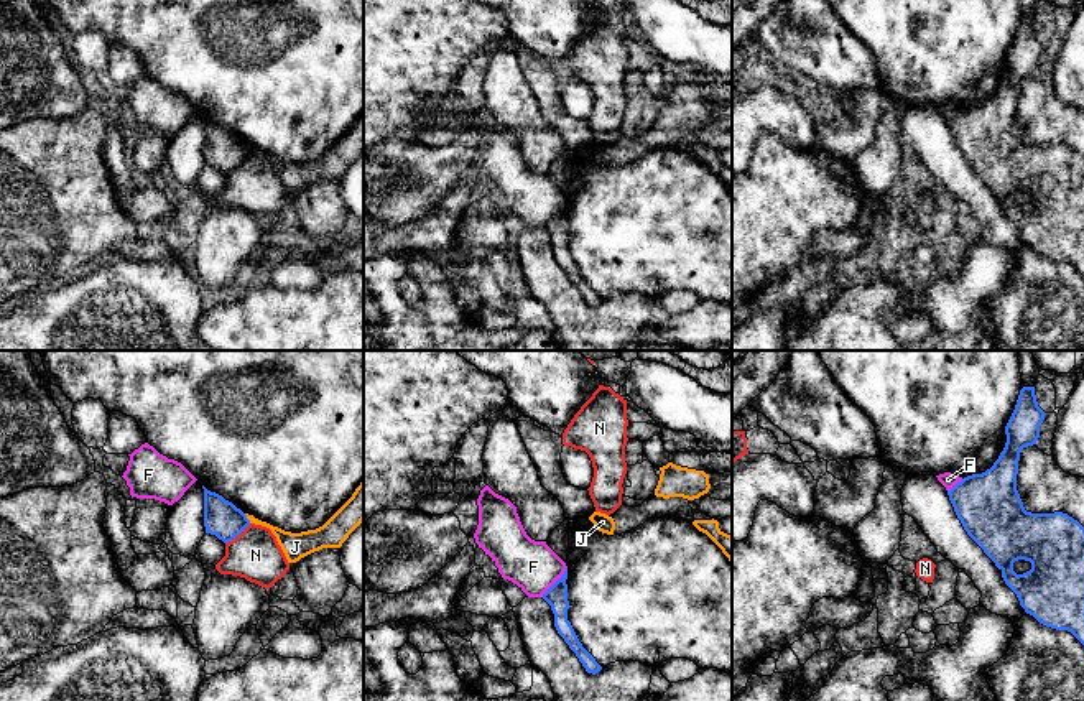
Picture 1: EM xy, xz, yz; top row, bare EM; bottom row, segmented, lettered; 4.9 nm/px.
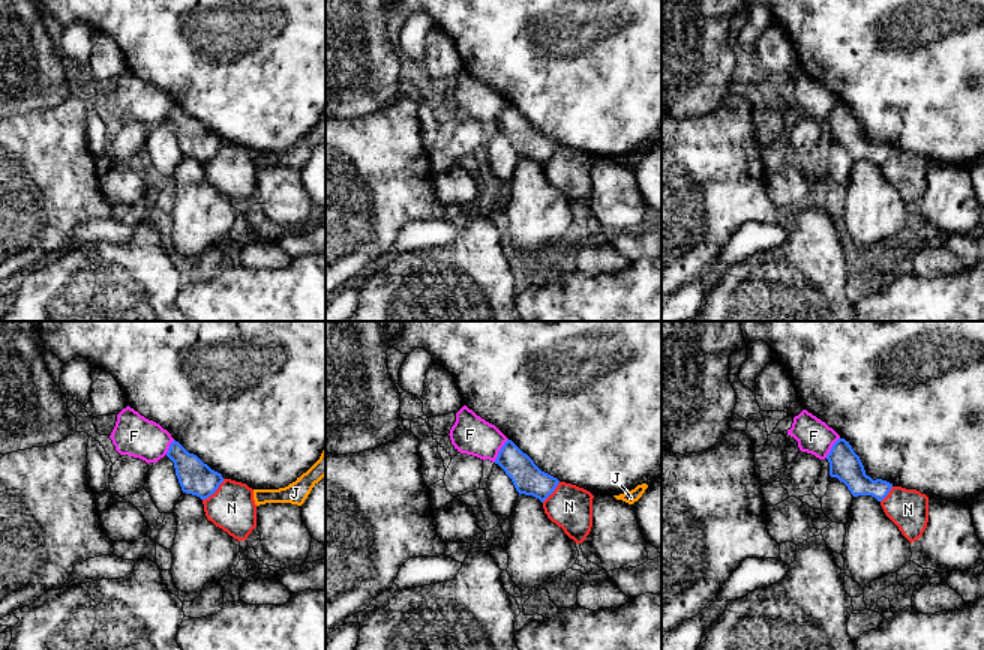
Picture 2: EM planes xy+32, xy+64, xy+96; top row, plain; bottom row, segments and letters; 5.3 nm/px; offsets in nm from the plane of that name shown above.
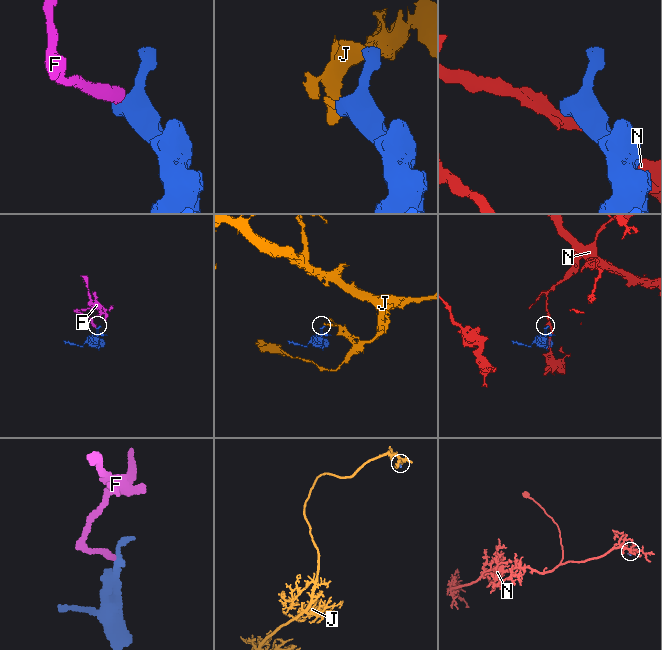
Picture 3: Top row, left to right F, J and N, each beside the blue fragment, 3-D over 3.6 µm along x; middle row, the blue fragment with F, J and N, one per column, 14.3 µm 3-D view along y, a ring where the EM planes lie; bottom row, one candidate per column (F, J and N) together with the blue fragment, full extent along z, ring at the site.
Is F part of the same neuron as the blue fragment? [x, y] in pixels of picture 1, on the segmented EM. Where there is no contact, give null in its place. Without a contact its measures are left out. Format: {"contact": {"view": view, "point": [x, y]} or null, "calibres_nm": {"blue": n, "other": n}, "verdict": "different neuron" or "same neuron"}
{"contact": {"view": "xz", "point": [556, 581]}, "calibres_nm": {"blue": 110, "other": 240}, "verdict": "different neuron"}

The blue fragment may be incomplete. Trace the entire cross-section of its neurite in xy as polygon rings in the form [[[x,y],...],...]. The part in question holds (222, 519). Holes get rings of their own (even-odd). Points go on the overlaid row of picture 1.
[[[204,485],[204,527],[206,533],[215,535],[224,543],[232,541],[248,525],[247,515],[222,495],[207,490]]]

